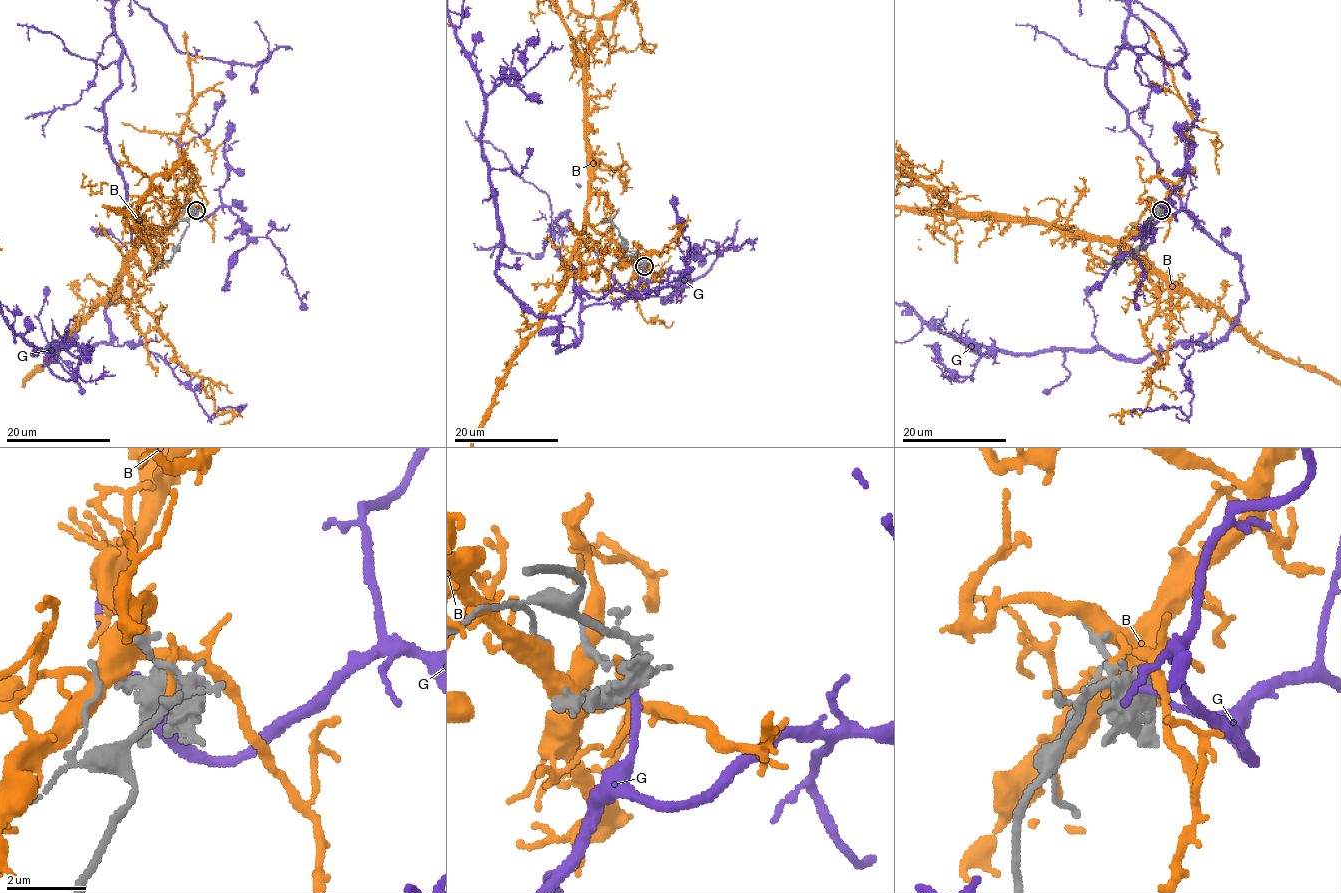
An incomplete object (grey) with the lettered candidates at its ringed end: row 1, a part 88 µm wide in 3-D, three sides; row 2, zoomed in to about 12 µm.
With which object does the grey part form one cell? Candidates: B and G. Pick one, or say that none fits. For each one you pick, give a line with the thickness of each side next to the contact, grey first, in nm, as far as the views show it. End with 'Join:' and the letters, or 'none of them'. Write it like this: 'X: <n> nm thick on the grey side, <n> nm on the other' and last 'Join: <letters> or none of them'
G: 440 nm thick on the grey side, 200 nm on the other
Join: G

